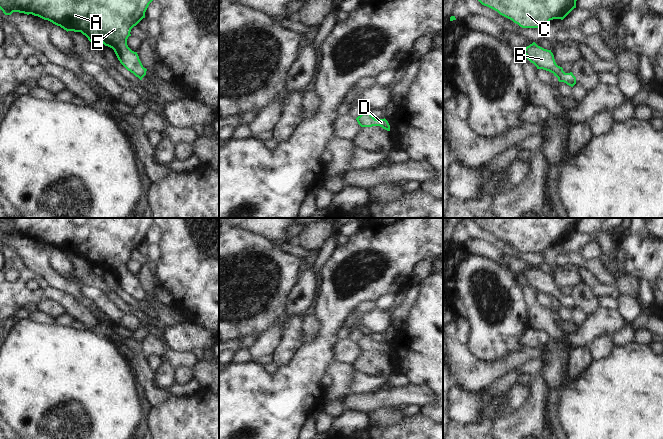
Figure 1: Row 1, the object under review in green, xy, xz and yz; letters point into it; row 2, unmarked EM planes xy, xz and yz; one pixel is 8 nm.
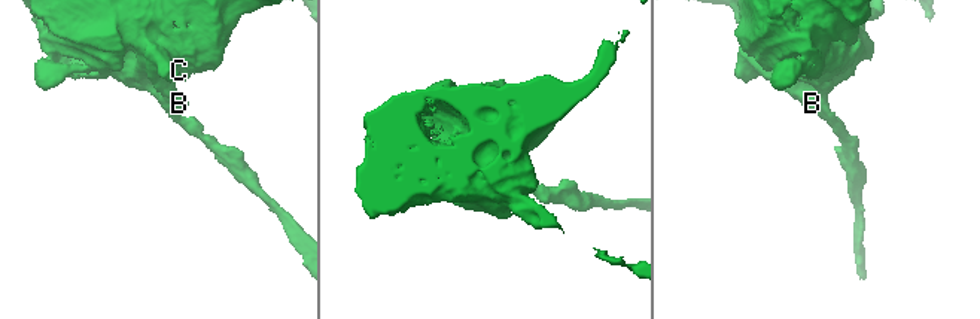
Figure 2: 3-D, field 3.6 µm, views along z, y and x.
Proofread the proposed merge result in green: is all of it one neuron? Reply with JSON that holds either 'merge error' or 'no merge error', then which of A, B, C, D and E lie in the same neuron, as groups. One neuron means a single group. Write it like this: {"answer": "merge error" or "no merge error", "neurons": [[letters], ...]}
{"answer": "no merge error", "neurons": [["A", "B", "C", "D", "E"]]}

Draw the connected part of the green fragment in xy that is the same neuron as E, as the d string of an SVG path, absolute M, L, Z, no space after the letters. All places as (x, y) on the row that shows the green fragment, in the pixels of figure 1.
M0 0L0 9L5 15L13 12L32 14L64 30L81 32L90 42L101 42L112 48L120 63L140 80L146 75L137 52L127 45L131 29L143 18L153 0Z

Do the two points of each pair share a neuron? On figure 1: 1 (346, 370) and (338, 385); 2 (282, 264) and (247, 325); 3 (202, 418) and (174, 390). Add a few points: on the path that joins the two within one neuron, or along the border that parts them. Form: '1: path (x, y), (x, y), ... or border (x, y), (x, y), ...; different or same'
1: path (342, 374), (340, 381); same
2: path (279, 281), (278, 292), (264, 312); same
3: border (200, 387), (189, 395), (172, 396); different

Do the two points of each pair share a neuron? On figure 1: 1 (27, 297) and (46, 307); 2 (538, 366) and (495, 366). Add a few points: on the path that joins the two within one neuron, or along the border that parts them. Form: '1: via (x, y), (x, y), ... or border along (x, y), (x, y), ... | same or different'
1: border along (36, 303), (42, 300), (53, 300), (61, 306) | different
2: border along (538, 358), (528, 360), (517, 368), (498, 377) | different

